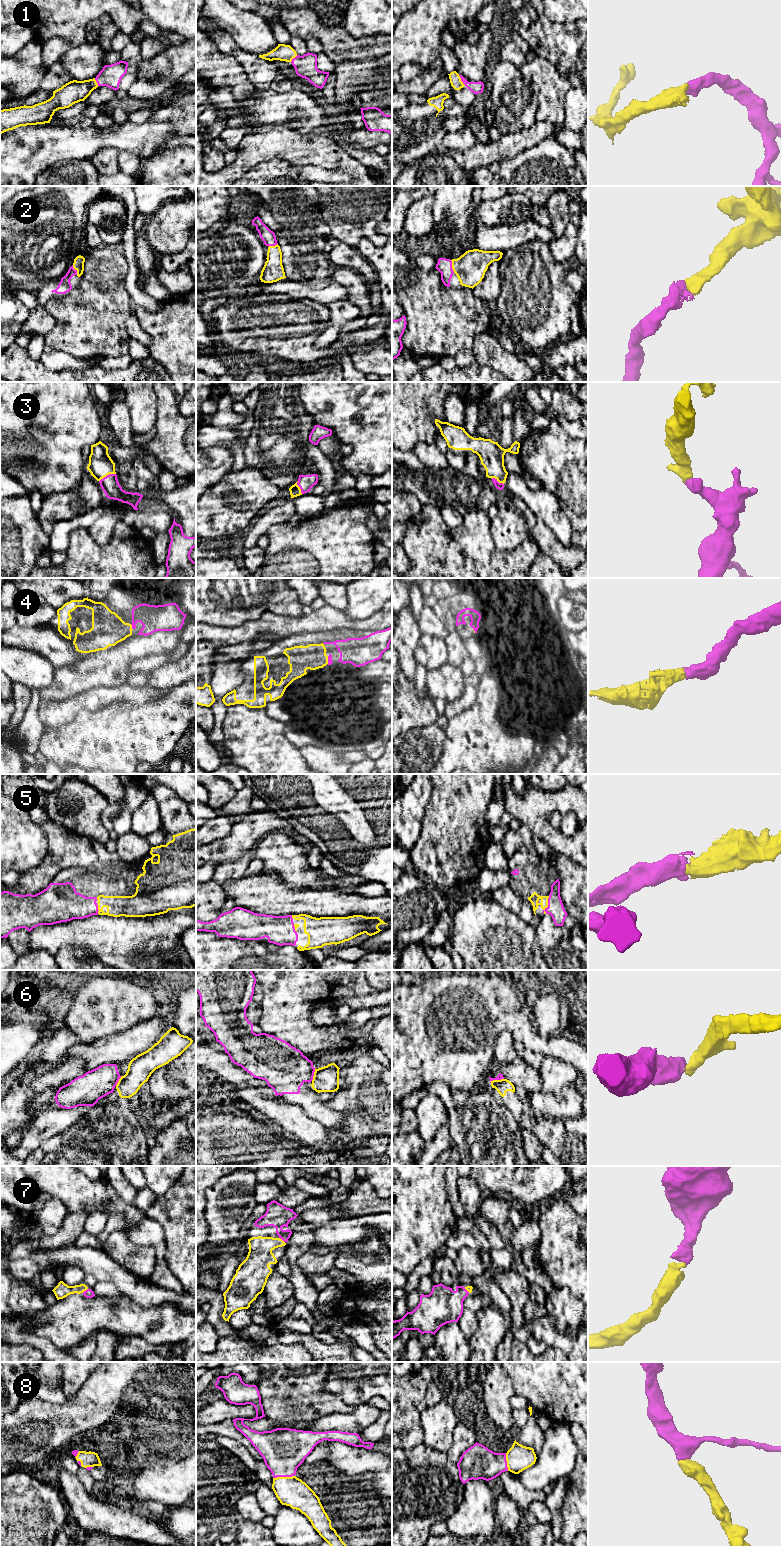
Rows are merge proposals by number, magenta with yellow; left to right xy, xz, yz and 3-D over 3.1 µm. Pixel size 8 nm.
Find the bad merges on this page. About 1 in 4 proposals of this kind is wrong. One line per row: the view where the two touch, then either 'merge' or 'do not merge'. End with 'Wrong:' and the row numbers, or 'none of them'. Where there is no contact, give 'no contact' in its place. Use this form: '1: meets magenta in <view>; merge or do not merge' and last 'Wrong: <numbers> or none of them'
1: meets magenta in yz; merge
2: meets magenta in yz; merge
3: meets magenta in xy; merge
4: meets magenta in xy; merge
5: meets magenta in yz; merge
6: meets magenta in xz; do not merge
7: meets magenta in xz; merge
8: meets magenta in xz; merge
Wrong: 6

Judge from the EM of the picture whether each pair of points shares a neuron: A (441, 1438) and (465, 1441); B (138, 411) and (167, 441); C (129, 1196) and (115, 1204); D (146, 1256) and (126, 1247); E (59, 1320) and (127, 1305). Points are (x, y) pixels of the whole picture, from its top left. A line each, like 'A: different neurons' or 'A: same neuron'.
A: different neurons
B: different neurons
C: different neurons
D: same neuron
E: same neuron

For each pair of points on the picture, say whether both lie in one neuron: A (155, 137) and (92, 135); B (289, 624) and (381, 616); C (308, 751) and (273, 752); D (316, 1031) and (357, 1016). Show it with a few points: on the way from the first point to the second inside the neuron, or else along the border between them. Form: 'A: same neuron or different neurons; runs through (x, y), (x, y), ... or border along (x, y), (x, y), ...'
A: same neuron; runs through (139, 137), (108, 137)
B: same neuron; runs through (312, 622), (358, 624)
C: different neurons; border along (298, 749), (306, 763)
D: different neurons; border along (335, 1004), (315, 1007), (310, 1012), (310, 1021)

